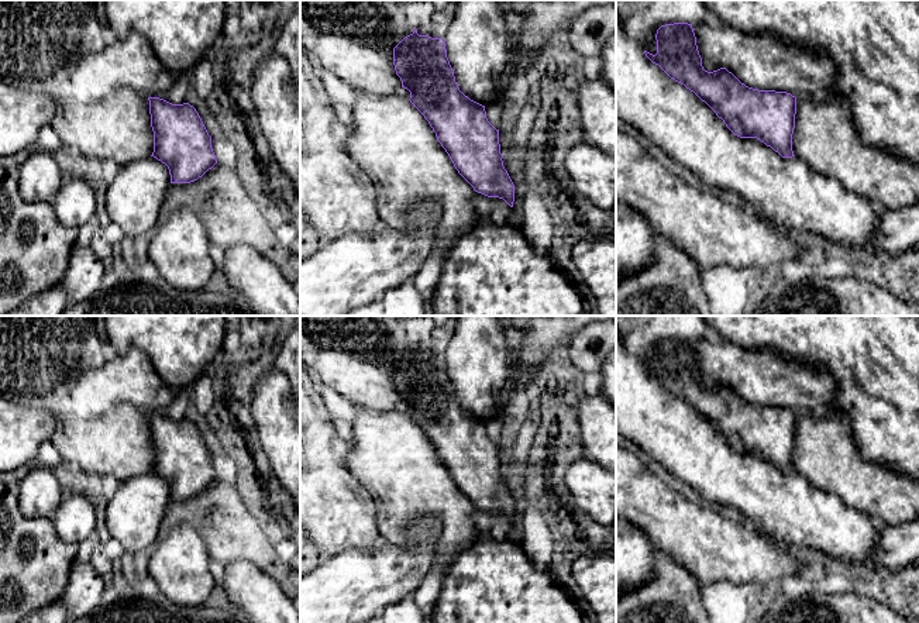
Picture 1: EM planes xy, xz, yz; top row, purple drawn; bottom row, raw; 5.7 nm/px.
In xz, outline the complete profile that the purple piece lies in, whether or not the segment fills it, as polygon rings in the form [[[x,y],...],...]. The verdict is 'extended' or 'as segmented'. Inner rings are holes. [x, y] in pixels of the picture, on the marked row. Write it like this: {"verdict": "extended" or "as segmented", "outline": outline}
{"verdict": "extended", "outline": [[[414,28],[393,48],[393,65],[402,87],[410,92],[410,97],[405,99],[396,93],[374,96],[358,92],[352,109],[355,128],[350,132],[347,152],[375,182],[378,214],[388,226],[406,228],[403,213],[420,199],[434,199],[438,203],[440,218],[434,228],[430,255],[436,255],[444,262],[455,241],[468,234],[481,220],[472,204],[474,195],[478,192],[488,197],[499,197],[513,207],[514,185],[503,166],[499,130],[488,121],[485,106],[471,100],[460,90],[447,58],[444,39],[419,35]]]}

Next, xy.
{"verdict": "extended", "outline": [[[0,0],[0,82],[47,94],[58,113],[49,125],[62,144],[76,148],[80,155],[113,159],[118,166],[154,156],[169,169],[171,183],[190,183],[202,178],[216,164],[216,155],[199,113],[189,103],[172,104],[159,97],[148,97],[132,89],[118,89],[104,101],[85,103],[75,96],[70,76],[79,62],[103,51],[103,25],[97,20],[93,0]]]}

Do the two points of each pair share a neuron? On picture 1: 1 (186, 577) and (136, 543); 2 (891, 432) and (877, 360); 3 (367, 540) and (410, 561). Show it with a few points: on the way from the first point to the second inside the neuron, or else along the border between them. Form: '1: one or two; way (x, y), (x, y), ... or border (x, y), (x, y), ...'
1: two; border (159, 539), (144, 556)
2: one; way (891, 413), (891, 378)
3: two; border (377, 547), (368, 550), (347, 549), (344, 551)

